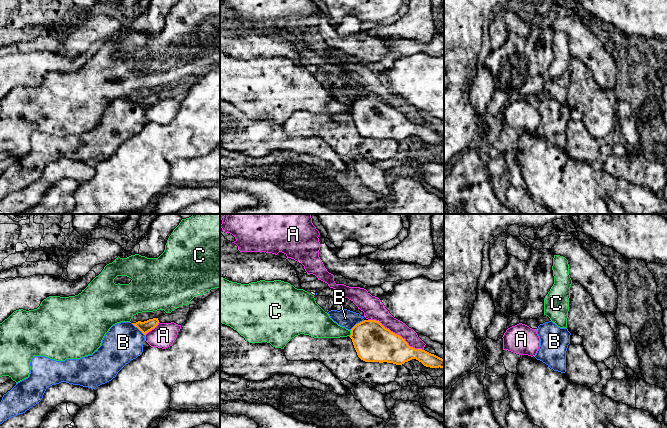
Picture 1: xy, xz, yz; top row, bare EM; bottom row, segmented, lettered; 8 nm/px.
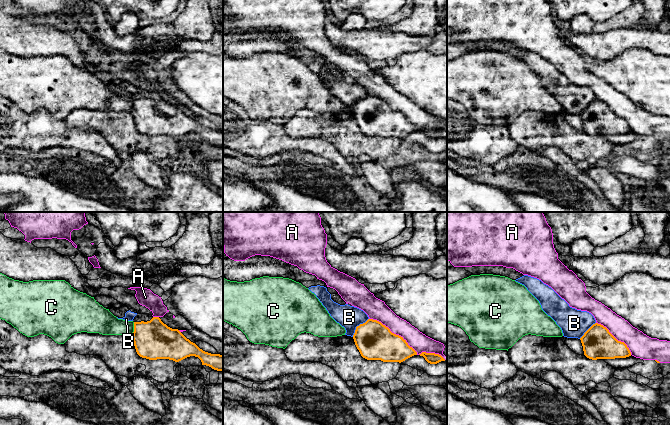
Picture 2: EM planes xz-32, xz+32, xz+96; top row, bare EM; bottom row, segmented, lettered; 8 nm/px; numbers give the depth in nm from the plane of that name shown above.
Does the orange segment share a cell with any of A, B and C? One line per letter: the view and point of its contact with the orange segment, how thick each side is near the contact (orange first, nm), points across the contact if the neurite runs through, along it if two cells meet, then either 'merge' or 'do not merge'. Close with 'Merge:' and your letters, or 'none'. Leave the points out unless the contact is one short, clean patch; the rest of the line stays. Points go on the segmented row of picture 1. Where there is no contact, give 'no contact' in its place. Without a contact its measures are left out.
A: xz (396, 334) | 300/150 nm | do not merge
B: xz (358, 323) | 300/140 nm | along xz (364, 320), (356, 323), (350, 329) | do not merge
C: xz (351, 333) | 300/190 nm | do not merge
Merge: none

